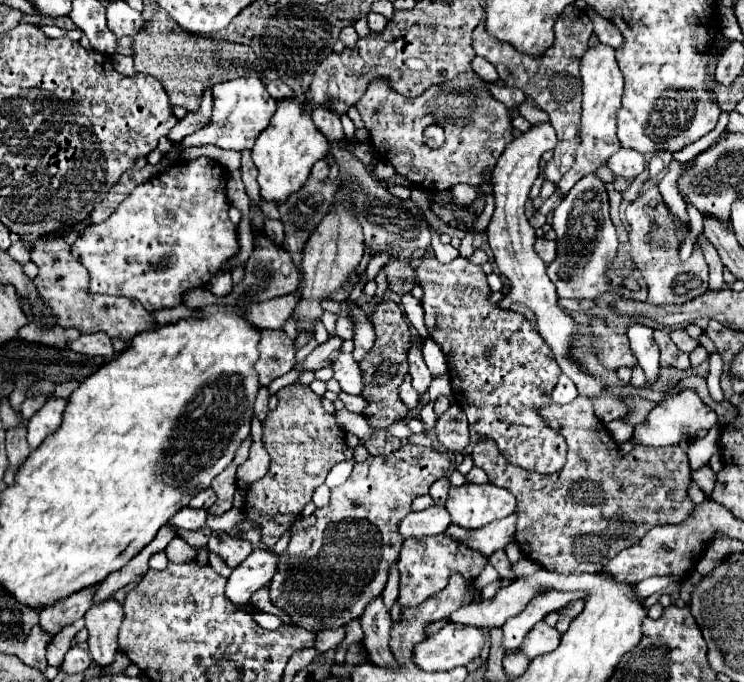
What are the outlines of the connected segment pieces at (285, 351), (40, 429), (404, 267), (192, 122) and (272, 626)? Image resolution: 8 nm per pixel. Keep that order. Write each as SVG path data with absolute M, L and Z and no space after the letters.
M262 330L258 350L260 358L254 368L258 372L260 386L268 386L278 376L290 372L296 364L292 338L288 338L284 330Z
M50 396L48 402L28 420L26 428L28 428L28 444L32 448L38 448L40 442L56 432L62 424L62 418L64 418L64 408L66 408L66 400L62 398L54 398Z
M392 260L384 266L384 272L388 276L388 282L390 282L390 288L396 292L396 294L406 294L412 290L412 286L416 284L414 278L414 268L410 266L410 262L406 260Z
M208 88L202 96L202 104L200 110L194 114L186 114L186 118L182 118L168 134L168 138L172 142L180 142L186 134L196 132L198 128L202 128L206 122L210 122L210 110L212 110L212 88Z
M258 612L254 614L254 620L262 626L262 628L268 628L268 630L278 630L282 626L282 618L280 616L274 616L274 614L268 614L268 612Z

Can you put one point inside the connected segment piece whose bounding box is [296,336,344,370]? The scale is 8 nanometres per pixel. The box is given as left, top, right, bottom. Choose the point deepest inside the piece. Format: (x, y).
(325, 353)

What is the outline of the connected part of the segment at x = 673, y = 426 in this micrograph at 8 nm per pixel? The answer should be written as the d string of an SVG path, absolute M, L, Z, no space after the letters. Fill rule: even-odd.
M670 382L664 390L664 400L658 402L646 420L634 428L632 440L642 446L678 446L680 442L692 442L696 438L696 432L710 430L718 422L716 412L704 404L696 390L680 390L680 384Z

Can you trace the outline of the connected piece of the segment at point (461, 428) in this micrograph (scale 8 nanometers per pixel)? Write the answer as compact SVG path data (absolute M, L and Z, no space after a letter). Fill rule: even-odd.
M452 404L452 408L440 416L432 430L438 436L438 442L448 450L464 450L468 446L468 422L458 404Z

